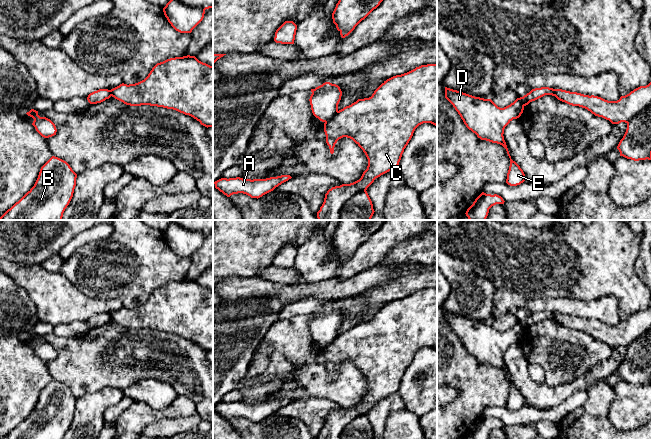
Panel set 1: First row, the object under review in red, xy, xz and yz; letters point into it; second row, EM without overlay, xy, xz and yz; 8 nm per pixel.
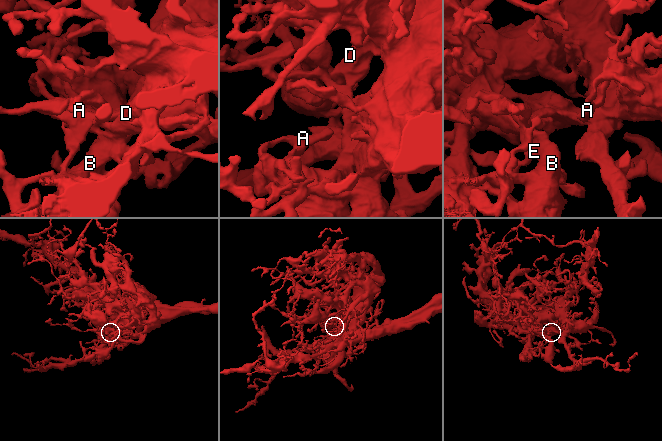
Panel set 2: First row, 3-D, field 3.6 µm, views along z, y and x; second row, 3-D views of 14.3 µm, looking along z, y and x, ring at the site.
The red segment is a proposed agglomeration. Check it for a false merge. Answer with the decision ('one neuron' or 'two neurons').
two neurons

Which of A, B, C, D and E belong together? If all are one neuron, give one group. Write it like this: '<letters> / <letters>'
A B D E / C

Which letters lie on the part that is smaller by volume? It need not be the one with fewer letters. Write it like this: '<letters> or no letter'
C

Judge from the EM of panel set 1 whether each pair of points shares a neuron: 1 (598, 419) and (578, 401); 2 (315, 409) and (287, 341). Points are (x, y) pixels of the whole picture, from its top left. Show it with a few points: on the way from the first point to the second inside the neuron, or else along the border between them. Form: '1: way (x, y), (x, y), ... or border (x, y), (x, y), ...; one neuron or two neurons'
1: border (586, 391), (586, 401), (563, 418); two neurons
2: border (292, 400), (326, 398), (333, 402); two neurons

